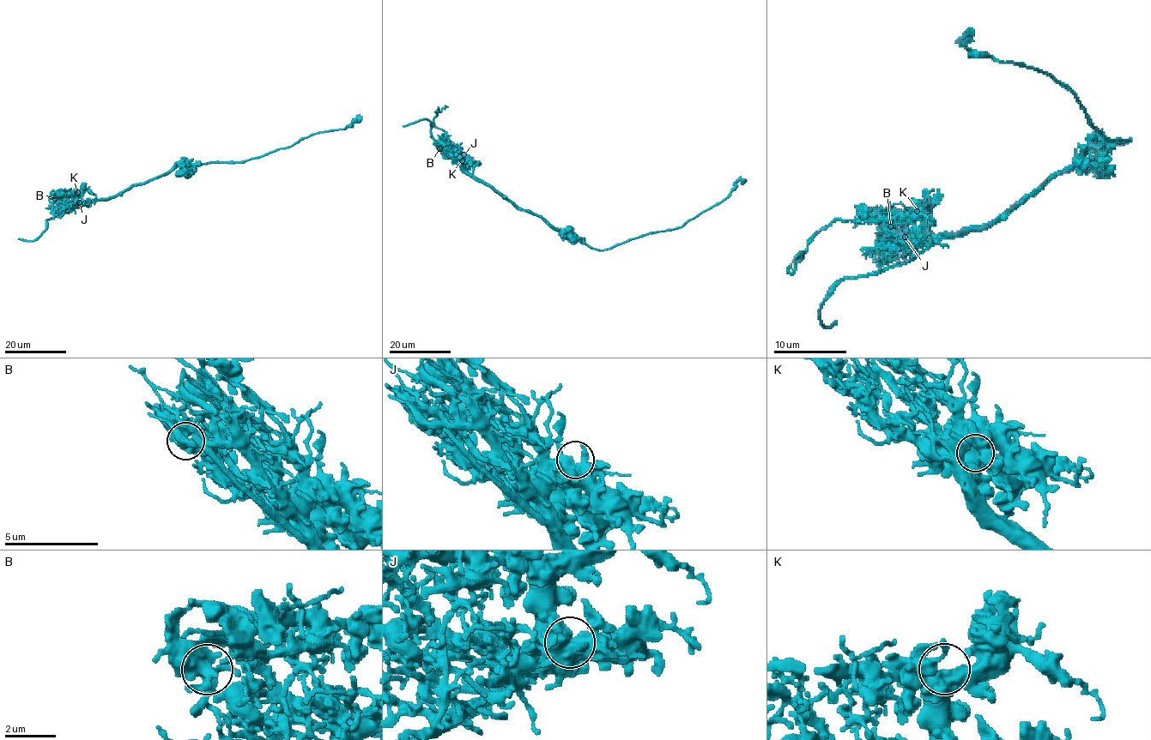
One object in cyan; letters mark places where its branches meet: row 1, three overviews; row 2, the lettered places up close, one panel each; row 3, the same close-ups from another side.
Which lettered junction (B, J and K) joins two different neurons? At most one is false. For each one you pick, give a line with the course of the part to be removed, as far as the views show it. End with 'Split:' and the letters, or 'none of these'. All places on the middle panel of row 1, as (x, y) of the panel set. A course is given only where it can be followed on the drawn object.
B: (439, 148), (436, 145), (446, 133), (434, 125), (433, 118), (447, 107)
Split: B

